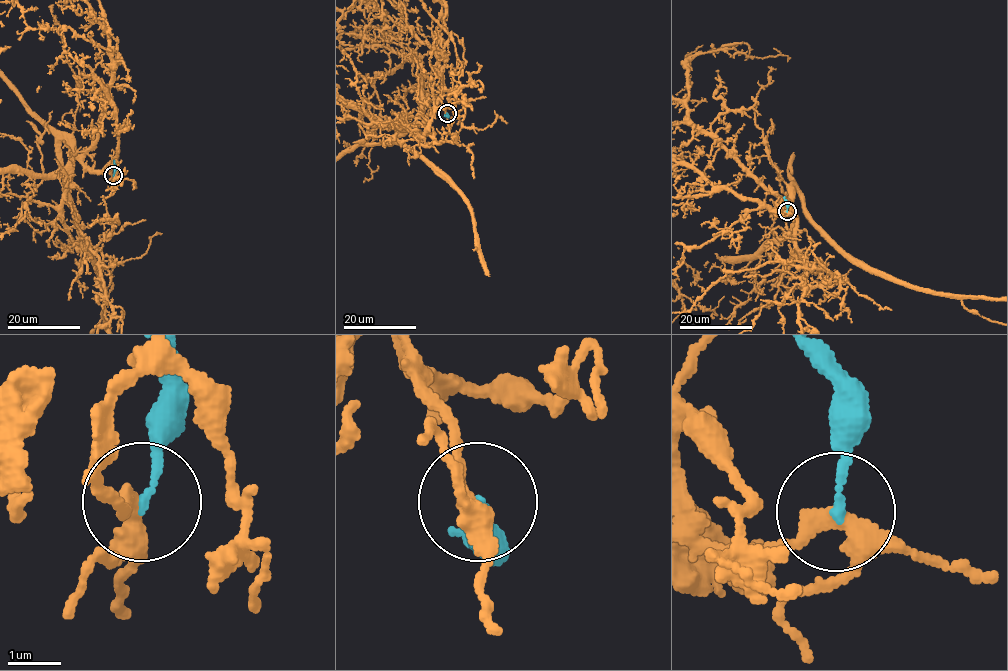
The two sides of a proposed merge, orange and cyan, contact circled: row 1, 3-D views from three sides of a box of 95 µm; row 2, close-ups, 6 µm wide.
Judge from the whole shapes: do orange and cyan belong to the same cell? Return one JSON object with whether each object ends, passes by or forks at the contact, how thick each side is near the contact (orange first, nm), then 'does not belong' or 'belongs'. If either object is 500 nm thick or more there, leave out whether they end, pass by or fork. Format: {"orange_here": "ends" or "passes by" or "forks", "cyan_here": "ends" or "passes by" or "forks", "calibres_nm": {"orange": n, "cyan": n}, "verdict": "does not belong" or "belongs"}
{"orange_here": "forks", "cyan_here": "ends", "calibres_nm": {"orange": 280, "cyan": 160}, "verdict": "does not belong"}

